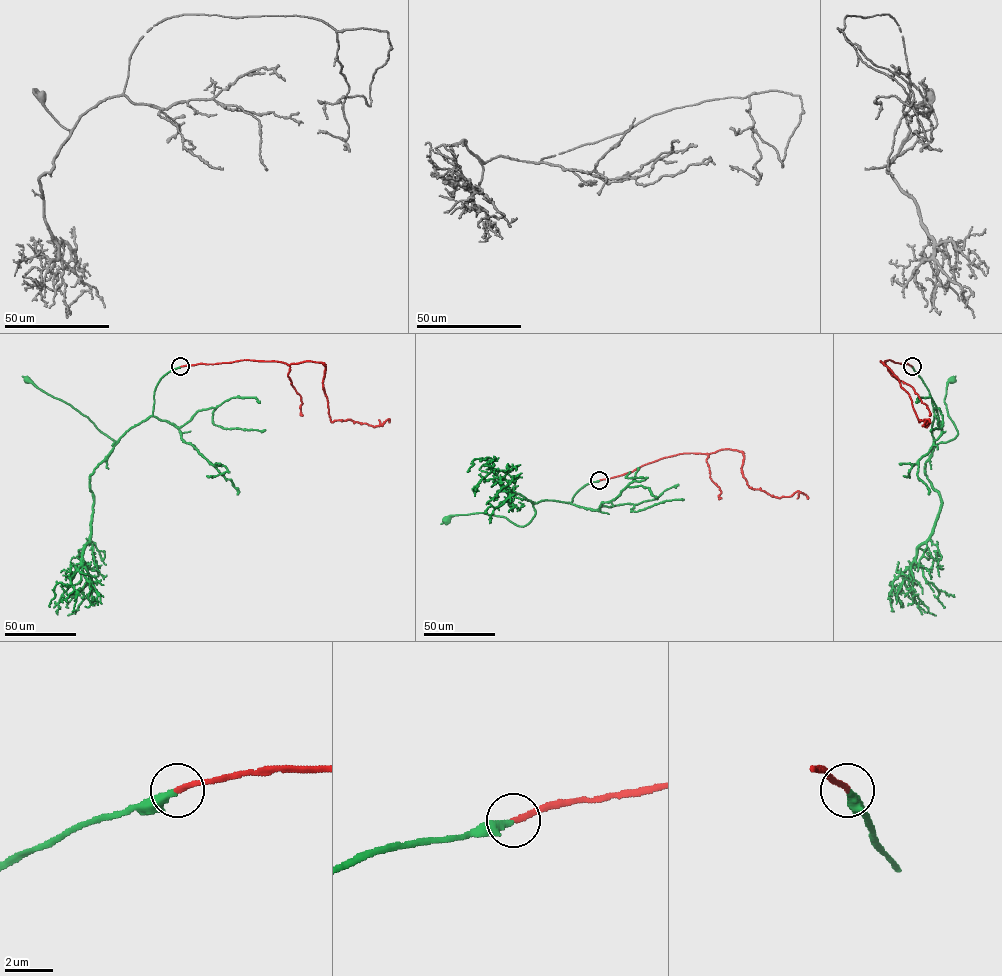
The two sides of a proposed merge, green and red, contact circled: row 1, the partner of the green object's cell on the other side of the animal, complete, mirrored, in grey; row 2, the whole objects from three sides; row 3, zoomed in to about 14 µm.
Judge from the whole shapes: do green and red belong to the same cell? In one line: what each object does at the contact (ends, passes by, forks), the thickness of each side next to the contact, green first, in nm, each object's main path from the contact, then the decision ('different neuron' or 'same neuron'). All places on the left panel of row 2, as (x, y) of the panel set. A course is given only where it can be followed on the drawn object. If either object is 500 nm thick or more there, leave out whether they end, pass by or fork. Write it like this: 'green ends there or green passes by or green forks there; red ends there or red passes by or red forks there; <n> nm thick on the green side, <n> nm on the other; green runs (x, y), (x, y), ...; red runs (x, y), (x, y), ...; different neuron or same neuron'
green ends there; red ends there; 320 nm thick on the green side, 240 nm on the other; green runs (180, 366), (166, 373), (157, 384), (152, 414), (130, 427), (114, 445), (117, 442), (87, 417), (28, 380); red runs (180, 366), (246, 360), (322, 362), (332, 422), (350, 419), (373, 426), (387, 419), (389, 422); same neuron

